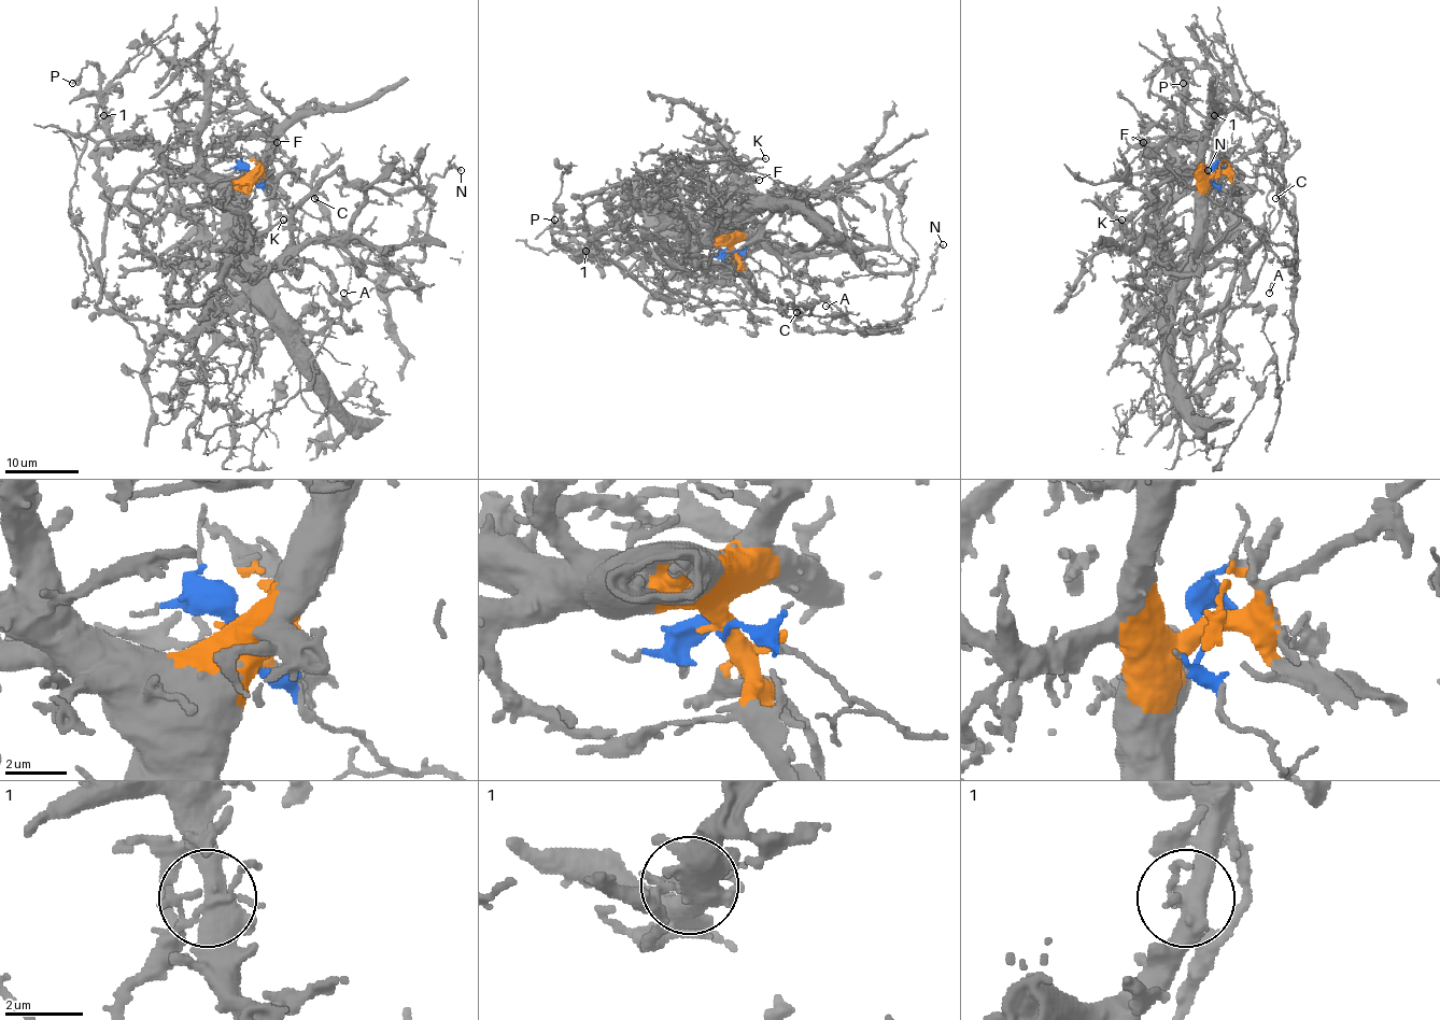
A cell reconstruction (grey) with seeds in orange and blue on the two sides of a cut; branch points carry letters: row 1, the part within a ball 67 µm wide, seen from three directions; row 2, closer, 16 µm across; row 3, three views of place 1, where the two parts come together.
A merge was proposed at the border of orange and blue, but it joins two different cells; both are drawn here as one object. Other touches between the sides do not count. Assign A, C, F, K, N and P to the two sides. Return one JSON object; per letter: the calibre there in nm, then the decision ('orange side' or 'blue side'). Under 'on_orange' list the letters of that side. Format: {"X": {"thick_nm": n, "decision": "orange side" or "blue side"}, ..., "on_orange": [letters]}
{"A": {"thick_nm": 130, "decision": "blue side"}, "C": {"thick_nm": 130, "decision": "blue side"}, "F": {"thick_nm": 240, "decision": "orange side"}, "K": {"thick_nm": 220, "decision": "orange side"}, "N": {"thick_nm": 170, "decision": "blue side"}, "P": {"thick_nm": 240, "decision": "orange side"}, "on_orange": ["F", "K", "P"]}

